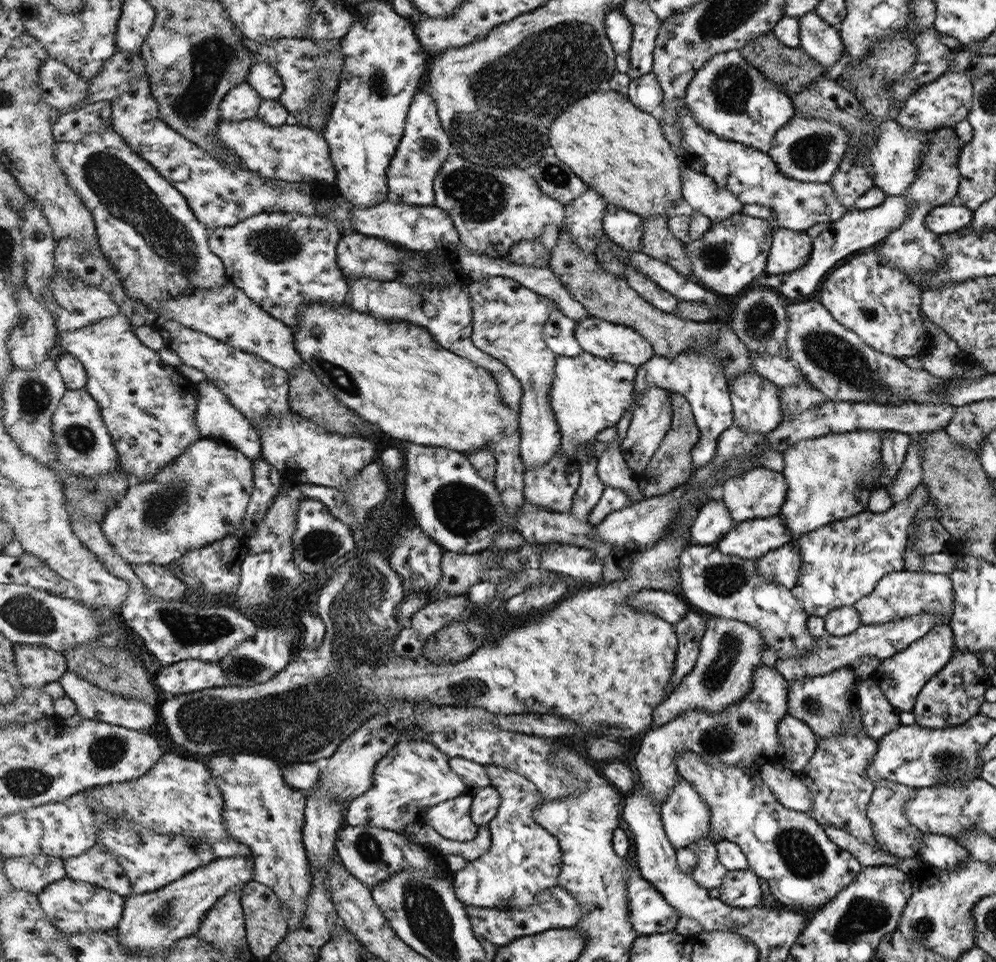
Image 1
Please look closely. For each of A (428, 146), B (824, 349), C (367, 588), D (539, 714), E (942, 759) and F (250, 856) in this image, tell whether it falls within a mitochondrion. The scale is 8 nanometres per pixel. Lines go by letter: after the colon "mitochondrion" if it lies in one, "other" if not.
A: mitochondrion
B: mitochondrion
C: mitochondrion
D: other
E: mitochondrion
F: other

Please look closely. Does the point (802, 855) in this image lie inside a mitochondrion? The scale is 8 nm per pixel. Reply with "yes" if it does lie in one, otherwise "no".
yes

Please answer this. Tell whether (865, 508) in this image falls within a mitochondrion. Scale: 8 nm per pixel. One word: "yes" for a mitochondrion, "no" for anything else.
no

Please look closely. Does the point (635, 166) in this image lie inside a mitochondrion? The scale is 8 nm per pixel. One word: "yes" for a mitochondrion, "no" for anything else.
no

